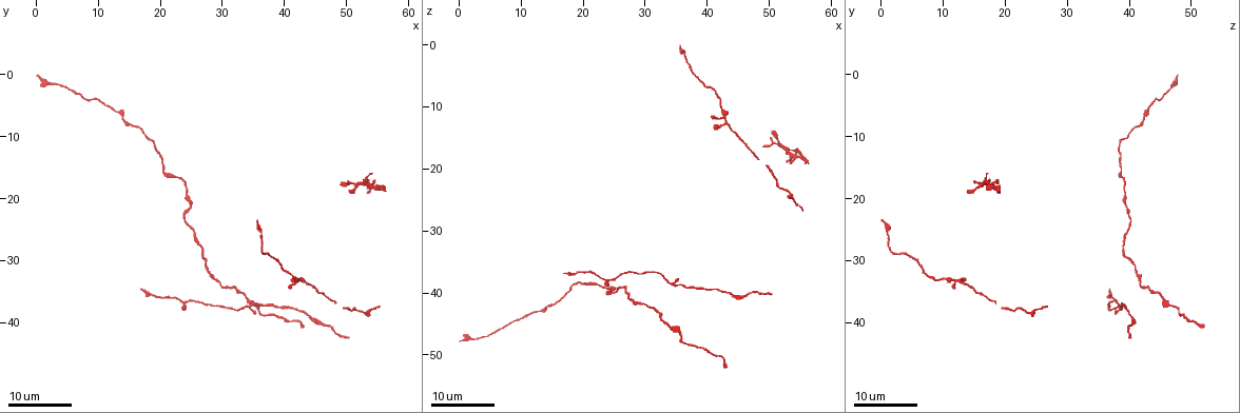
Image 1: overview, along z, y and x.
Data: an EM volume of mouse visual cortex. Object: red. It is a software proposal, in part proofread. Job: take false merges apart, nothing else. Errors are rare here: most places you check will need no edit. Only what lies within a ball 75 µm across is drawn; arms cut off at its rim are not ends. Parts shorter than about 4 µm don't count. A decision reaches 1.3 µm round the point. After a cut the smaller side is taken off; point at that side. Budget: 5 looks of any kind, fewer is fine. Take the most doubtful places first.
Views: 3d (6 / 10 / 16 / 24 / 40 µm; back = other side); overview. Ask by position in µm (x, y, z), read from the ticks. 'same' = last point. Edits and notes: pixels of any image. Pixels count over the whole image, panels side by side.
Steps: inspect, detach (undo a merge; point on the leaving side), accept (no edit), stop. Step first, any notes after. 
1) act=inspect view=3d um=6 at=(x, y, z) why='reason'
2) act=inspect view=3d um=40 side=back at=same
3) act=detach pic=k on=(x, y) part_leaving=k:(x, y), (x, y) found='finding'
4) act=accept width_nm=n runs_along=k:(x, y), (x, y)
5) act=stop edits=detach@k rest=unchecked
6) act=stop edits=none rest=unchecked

act=inspect view=3d um=24 at=(42.5, 33.0, 12.5) why='a fork'

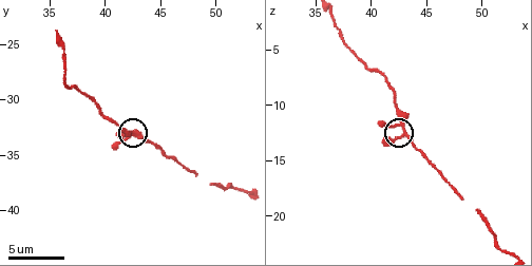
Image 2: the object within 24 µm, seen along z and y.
act=inspect view=3d um=10 at=same why='closer look'

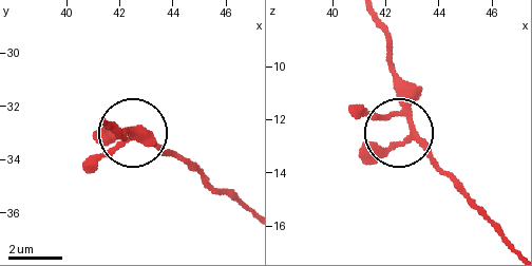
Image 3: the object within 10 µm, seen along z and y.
act=accept width_nm=160 found='one neuron here'

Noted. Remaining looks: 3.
act=inspect view=3d um=16 at=(34.5, 37.5, 38.0) why='three-way junction'

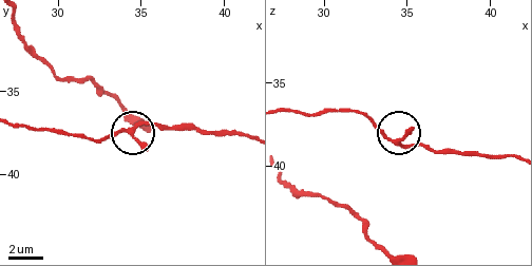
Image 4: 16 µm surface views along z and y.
act=inspect view=3d um=6 at=(34.3, 37.4, 38.4)

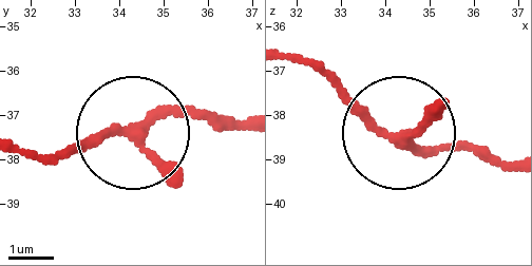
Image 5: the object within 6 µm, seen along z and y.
act=accept runs_along=5:(248, 131), (150, 120), (40, 154) found='continuous, no second neuron'

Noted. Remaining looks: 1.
act=stop edits=none rest=unchecked

